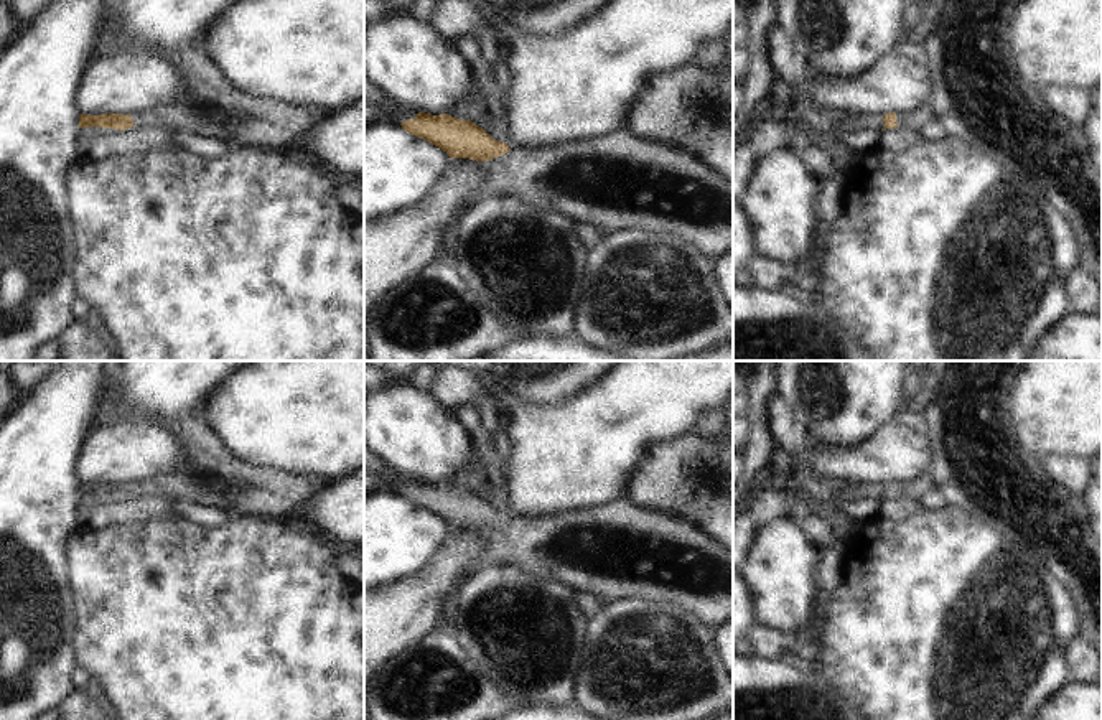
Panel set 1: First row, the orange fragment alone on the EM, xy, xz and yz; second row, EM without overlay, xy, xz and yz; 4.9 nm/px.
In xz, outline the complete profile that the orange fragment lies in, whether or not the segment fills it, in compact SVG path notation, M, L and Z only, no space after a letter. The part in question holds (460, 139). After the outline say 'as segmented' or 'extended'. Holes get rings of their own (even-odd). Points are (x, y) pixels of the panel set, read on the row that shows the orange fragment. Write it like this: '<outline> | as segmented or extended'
M366 76L364 102L405 132L441 148L450 158L484 161L489 170L488 180L455 208L443 229L441 249L435 260L453 262L456 222L474 204L497 194L509 194L565 217L596 224L609 234L619 231L675 234L713 259L733 250L733 185L713 168L670 147L652 145L619 130L547 148L511 148L489 137L474 122L402 107Z | extended

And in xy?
M203 40L180 49L161 51L183 77L180 94L143 112L79 117L79 129L102 127L127 130L152 125L173 132L188 129L214 135L229 147L255 145L300 153L300 137L311 129L325 110L254 96L234 86L211 59Z | extended

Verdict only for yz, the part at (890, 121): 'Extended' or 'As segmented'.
Extended

